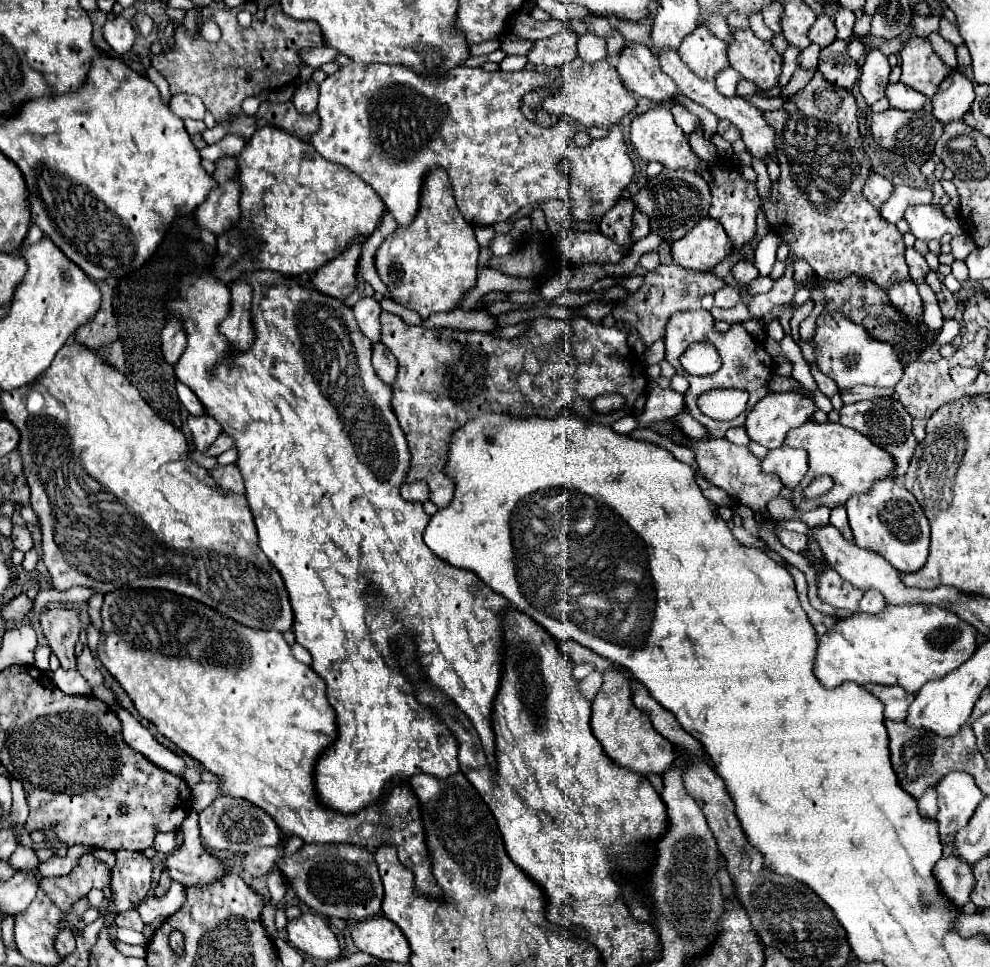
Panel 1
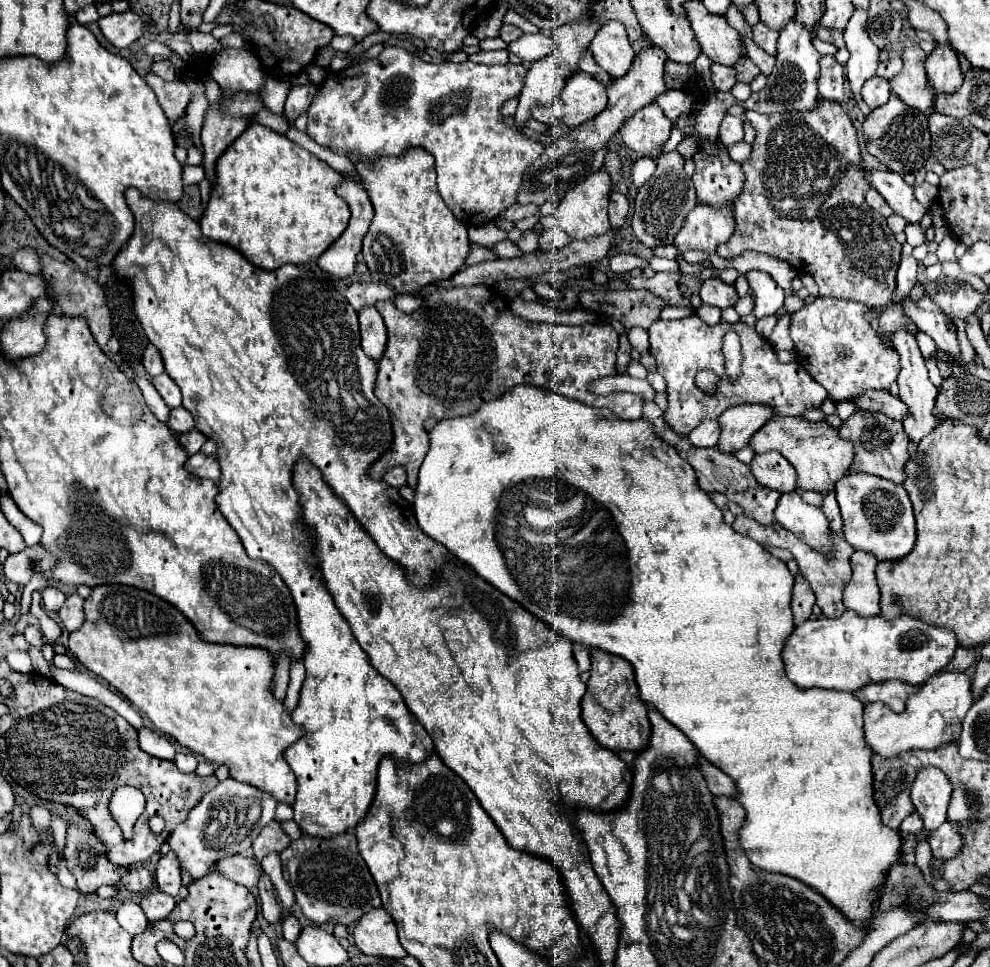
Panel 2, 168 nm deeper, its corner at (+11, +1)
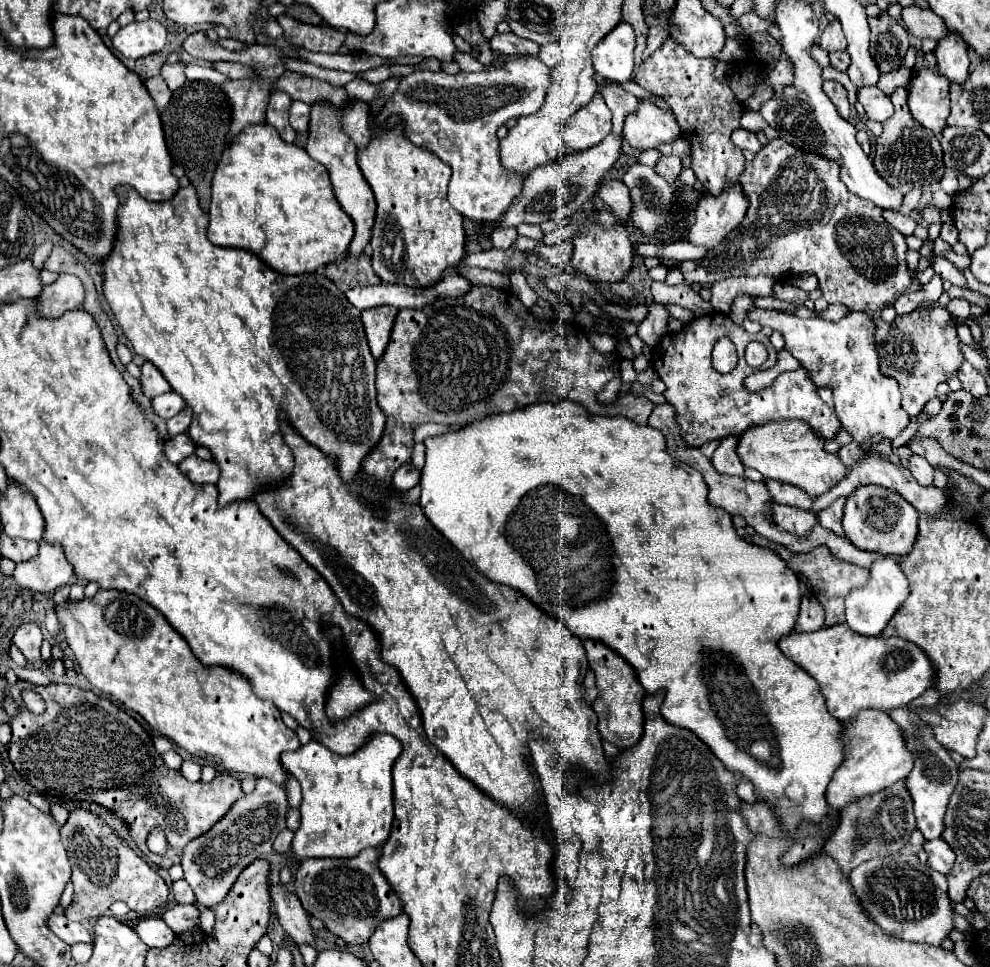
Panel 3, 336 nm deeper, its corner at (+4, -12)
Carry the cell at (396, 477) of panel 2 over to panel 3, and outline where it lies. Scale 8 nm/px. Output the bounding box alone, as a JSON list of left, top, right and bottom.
[392,462,420,490]

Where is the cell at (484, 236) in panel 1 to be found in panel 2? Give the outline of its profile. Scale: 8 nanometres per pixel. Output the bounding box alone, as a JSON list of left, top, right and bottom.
[487,239,527,259]

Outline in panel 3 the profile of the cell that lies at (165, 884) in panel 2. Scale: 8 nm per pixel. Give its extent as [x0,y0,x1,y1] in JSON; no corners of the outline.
[172,880,196,904]

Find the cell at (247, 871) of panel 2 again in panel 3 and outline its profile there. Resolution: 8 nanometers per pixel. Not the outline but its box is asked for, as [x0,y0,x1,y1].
[270,884,316,948]

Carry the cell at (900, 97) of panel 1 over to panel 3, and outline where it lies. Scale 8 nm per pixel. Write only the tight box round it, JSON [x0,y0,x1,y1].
[856,86,894,122]

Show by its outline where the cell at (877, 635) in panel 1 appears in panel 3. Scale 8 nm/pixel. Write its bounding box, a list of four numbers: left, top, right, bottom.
[778,624,934,722]

